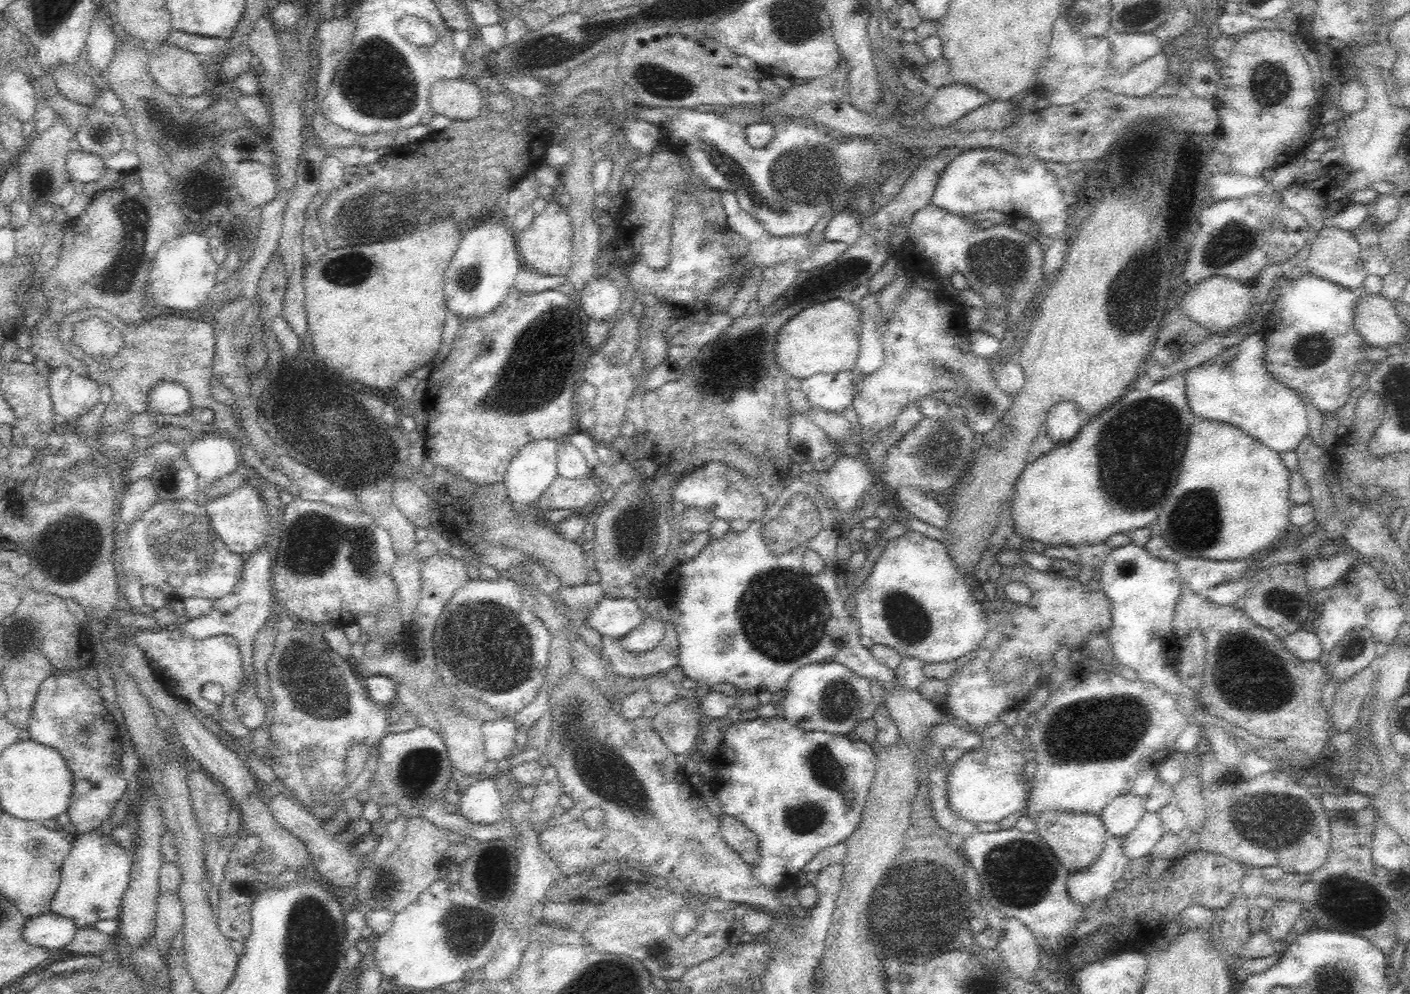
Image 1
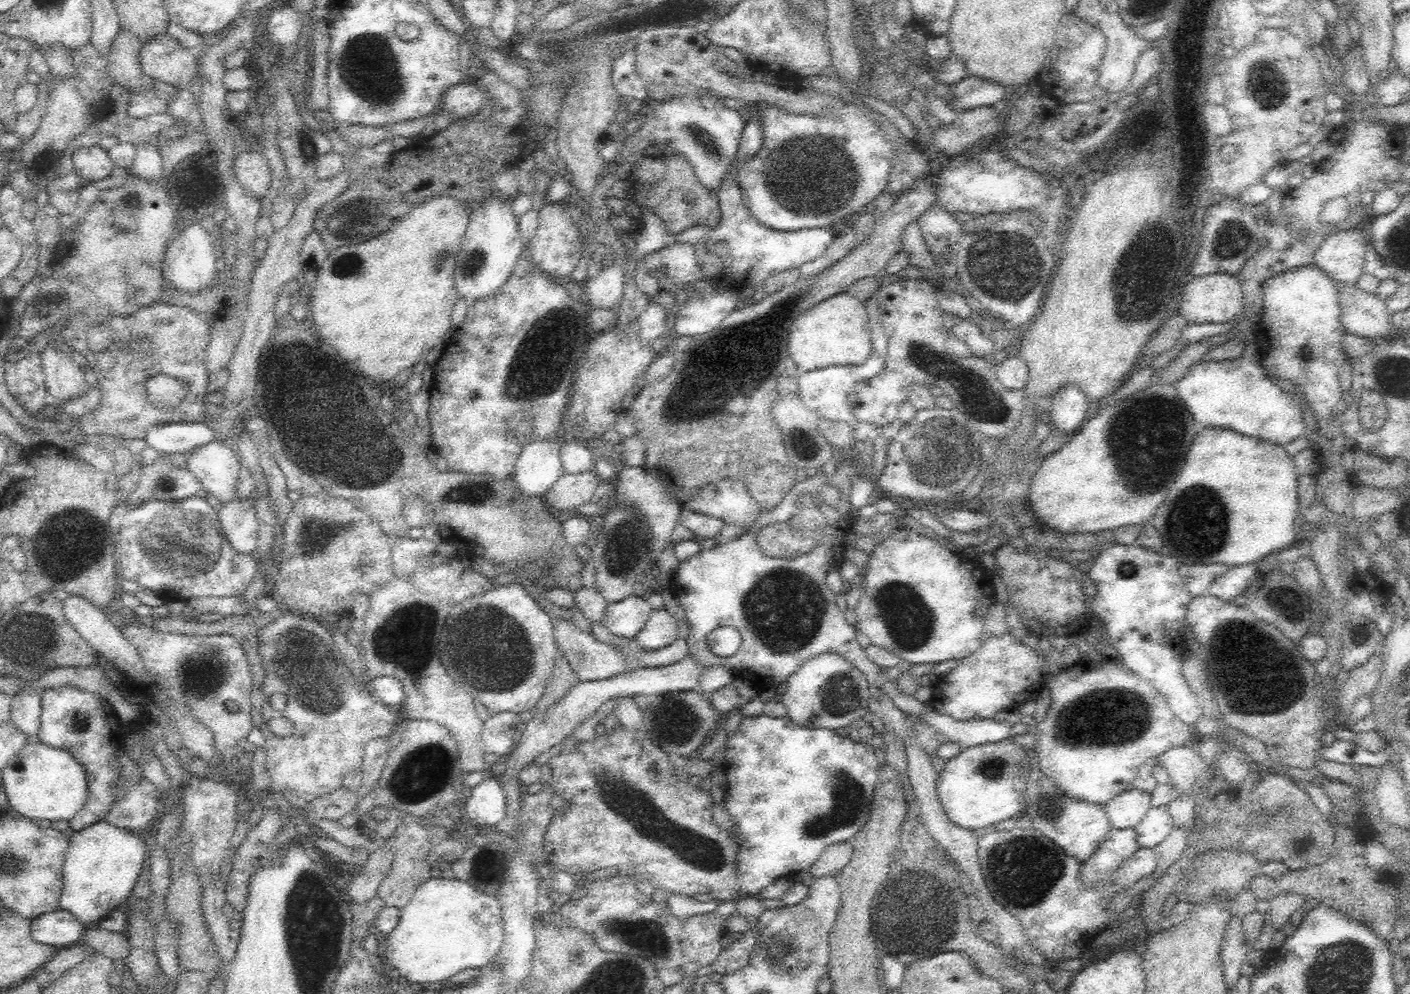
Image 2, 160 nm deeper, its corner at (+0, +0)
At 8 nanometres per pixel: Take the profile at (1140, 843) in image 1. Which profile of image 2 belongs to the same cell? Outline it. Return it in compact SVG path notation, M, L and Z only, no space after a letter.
M1151 807L1142 822L1135 827L1139 848L1153 849L1175 828L1166 807Z

